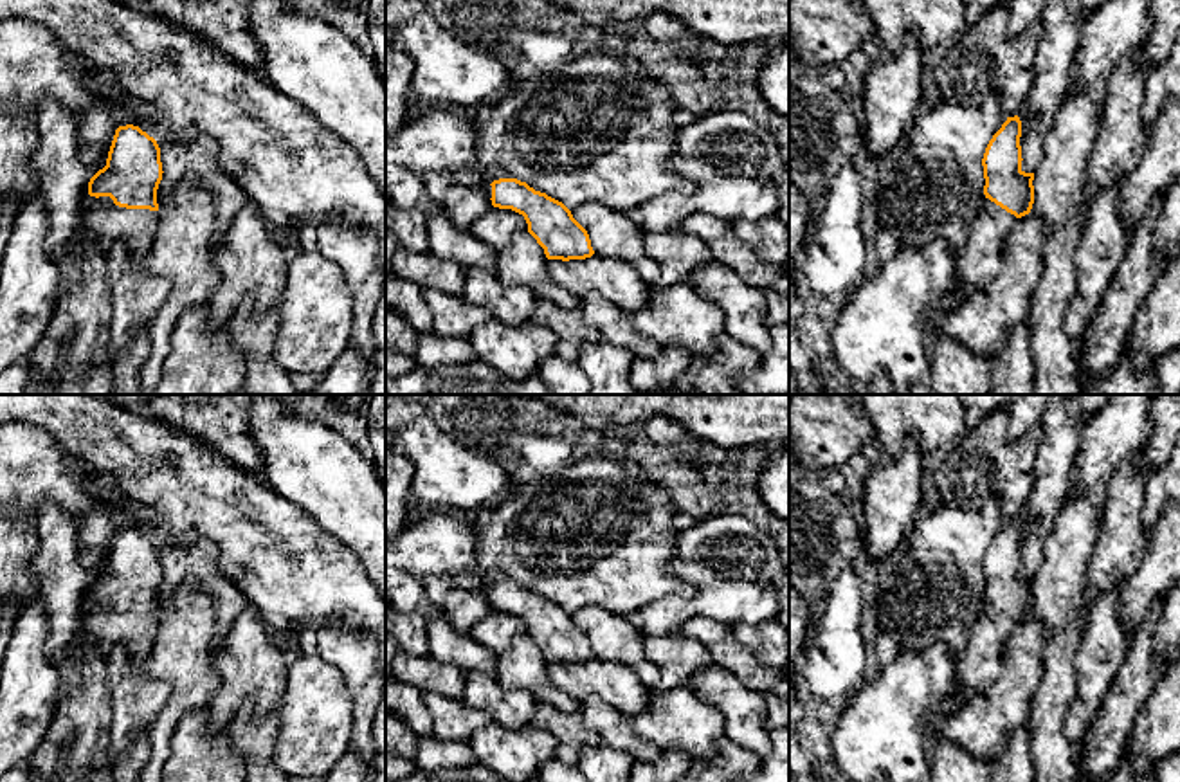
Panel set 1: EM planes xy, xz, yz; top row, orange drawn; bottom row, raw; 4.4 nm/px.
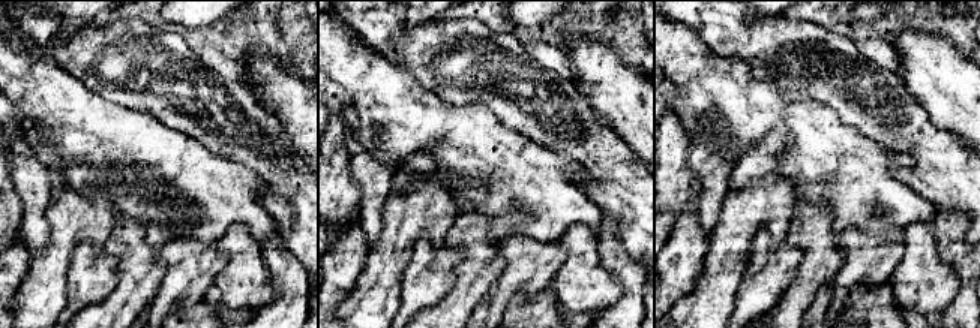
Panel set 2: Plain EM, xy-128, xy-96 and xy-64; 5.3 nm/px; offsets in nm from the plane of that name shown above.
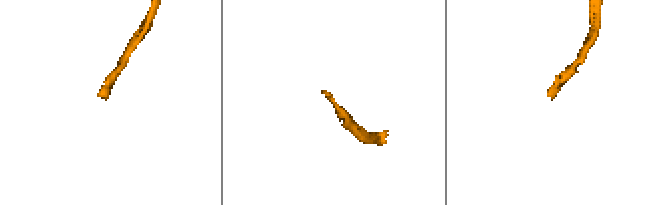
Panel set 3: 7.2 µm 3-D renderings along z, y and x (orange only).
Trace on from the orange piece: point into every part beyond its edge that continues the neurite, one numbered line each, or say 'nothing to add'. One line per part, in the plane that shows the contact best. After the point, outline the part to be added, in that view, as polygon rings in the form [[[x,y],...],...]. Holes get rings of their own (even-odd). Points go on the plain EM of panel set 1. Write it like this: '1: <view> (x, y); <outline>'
1: xy (103, 626); [[[86,591],[77,618],[83,640],[108,652],[119,645],[128,654],[130,670],[144,668],[159,632],[159,614],[119,611],[110,600],[90,600]]]

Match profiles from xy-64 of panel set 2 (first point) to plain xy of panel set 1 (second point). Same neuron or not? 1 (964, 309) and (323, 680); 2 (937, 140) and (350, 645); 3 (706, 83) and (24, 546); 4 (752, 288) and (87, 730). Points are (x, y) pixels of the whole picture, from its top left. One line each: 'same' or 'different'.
1: different
2: different
3: different
4: different

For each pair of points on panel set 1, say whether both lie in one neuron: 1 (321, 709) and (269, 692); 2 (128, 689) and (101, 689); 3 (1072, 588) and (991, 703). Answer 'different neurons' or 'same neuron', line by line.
1: different neurons
2: different neurons
3: different neurons

